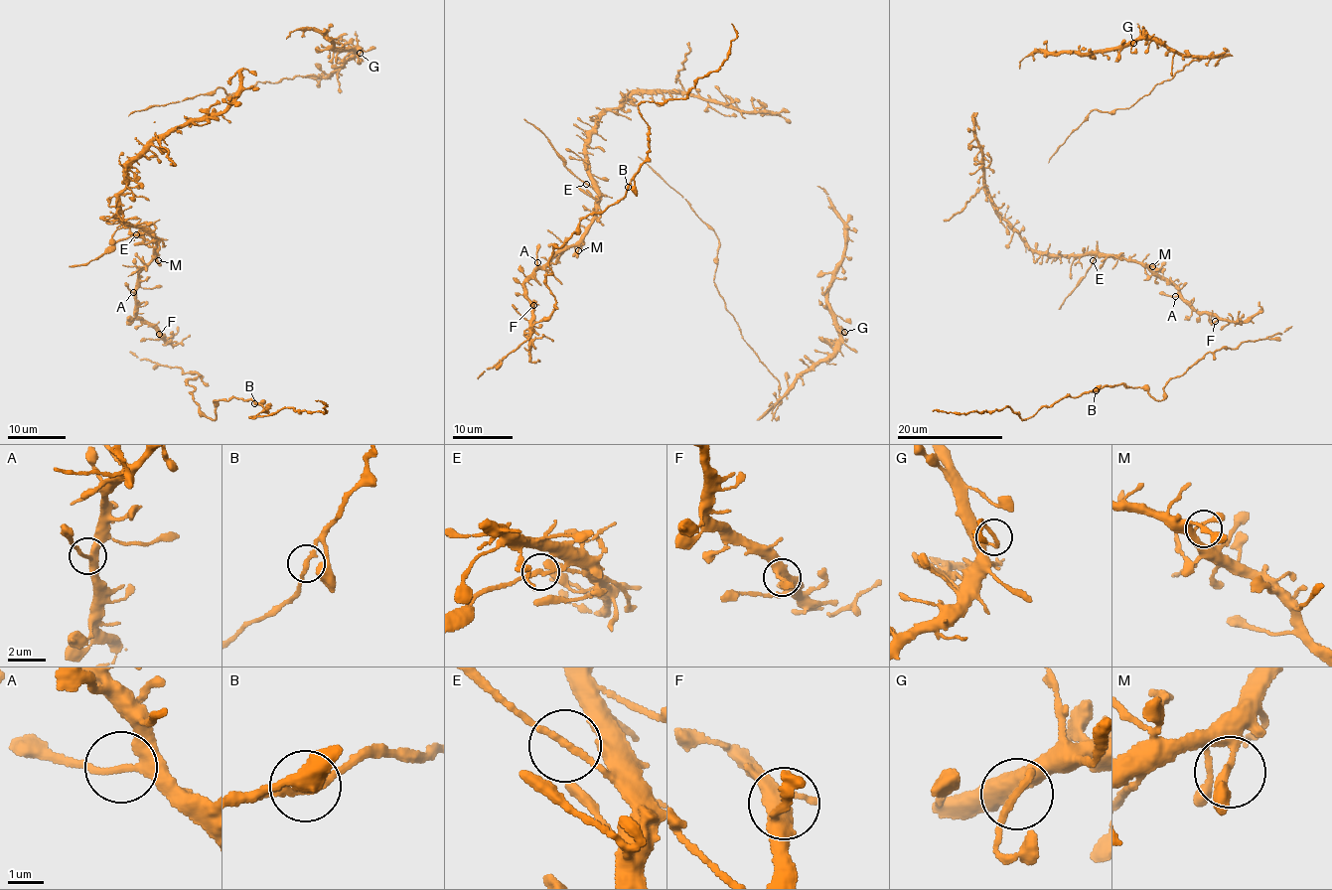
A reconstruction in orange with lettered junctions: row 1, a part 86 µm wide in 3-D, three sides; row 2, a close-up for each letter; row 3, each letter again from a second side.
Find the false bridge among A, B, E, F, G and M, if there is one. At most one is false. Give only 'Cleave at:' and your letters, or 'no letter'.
Cleave at: E

